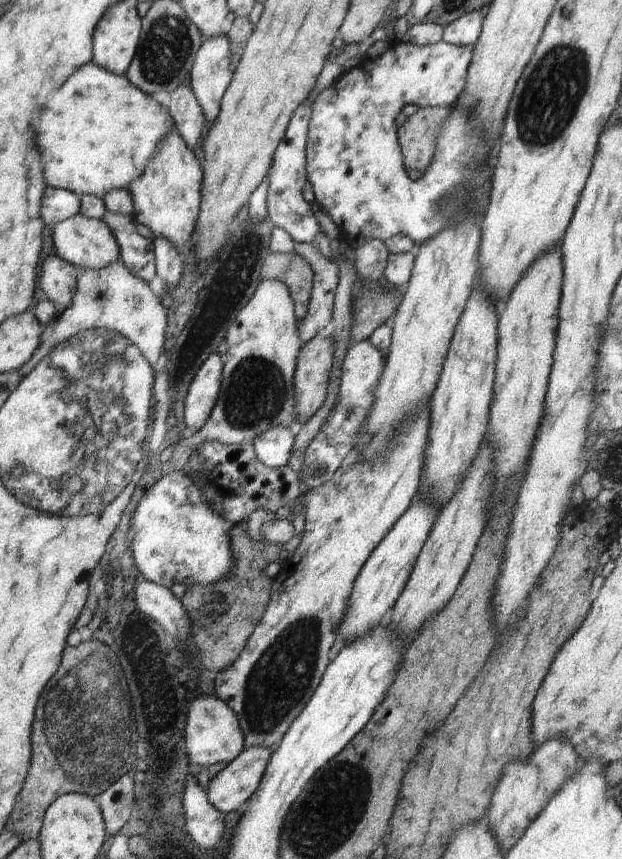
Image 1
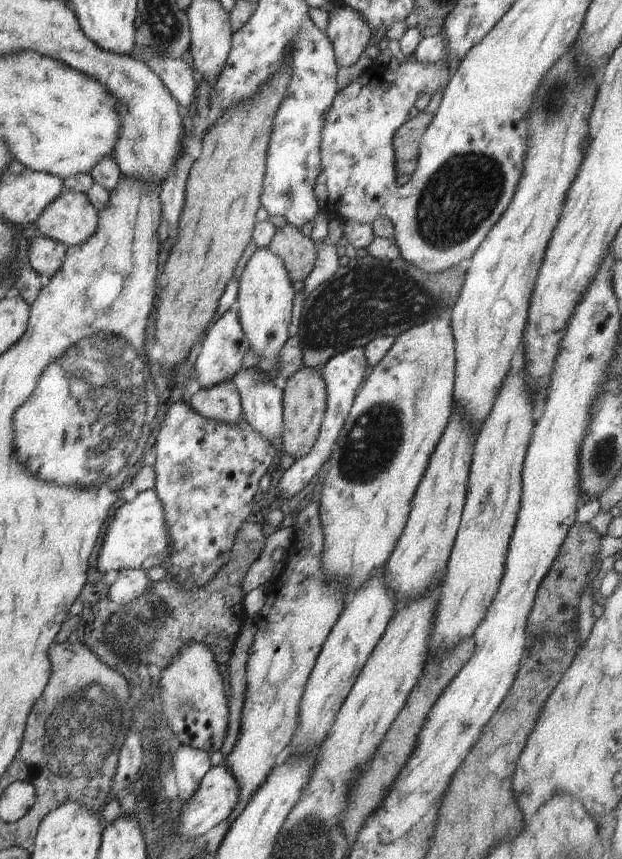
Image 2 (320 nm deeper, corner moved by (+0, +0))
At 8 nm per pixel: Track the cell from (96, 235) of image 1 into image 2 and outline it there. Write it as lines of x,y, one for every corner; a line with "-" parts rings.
65,188
35,223
42,235
71,247
94,234
98,219
96,207
87,195

